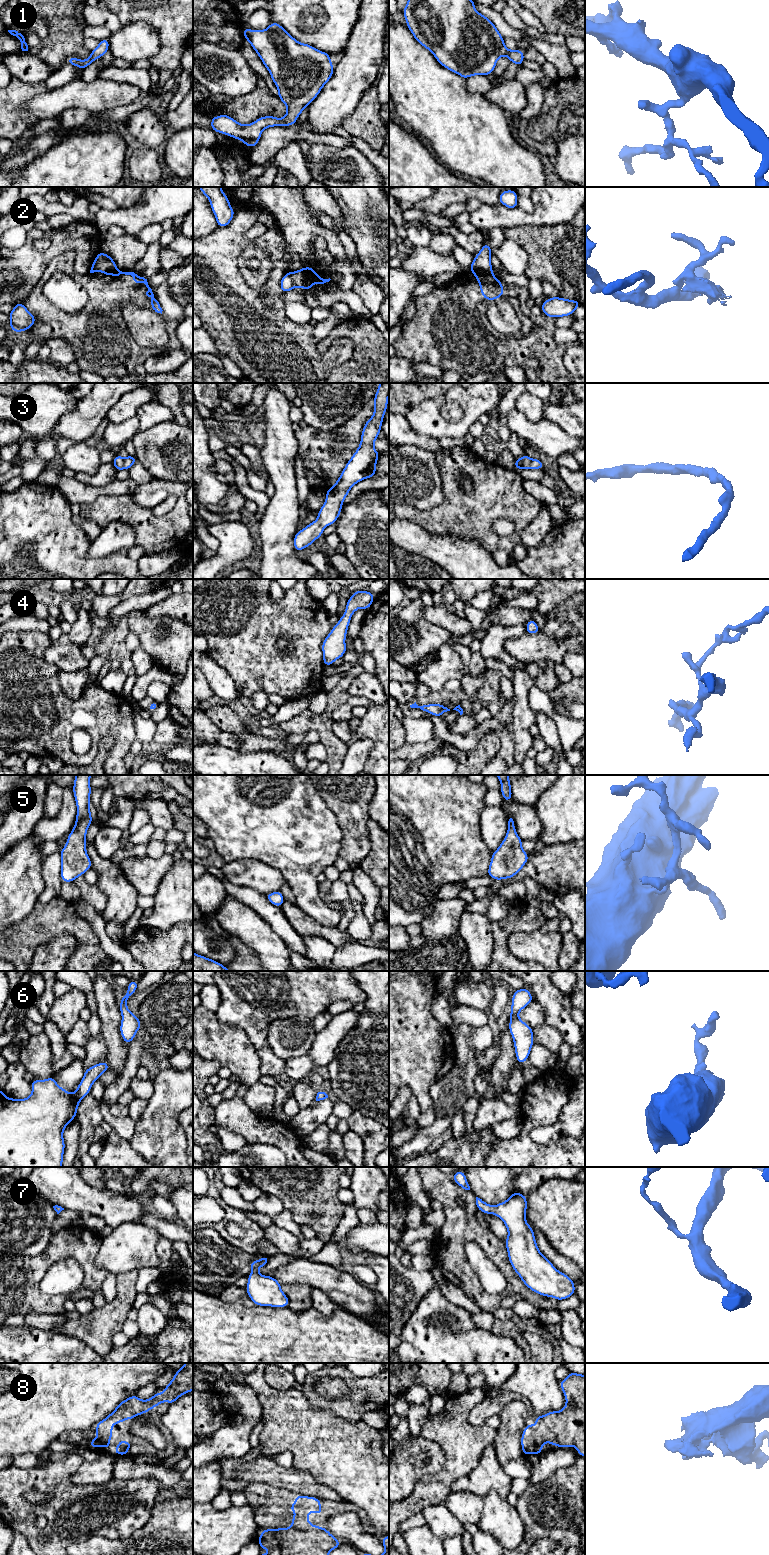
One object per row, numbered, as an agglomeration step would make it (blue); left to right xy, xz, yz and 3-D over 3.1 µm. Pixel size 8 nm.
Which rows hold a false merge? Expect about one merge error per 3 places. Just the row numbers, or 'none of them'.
2

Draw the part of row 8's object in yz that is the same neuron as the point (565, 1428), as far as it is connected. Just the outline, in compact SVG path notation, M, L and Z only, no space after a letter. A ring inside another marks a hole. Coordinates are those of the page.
M569 1372L559 1384L566 1405L561 1411L536 1415L536 1424L525 1425L521 1437L524 1455L540 1455L544 1443L549 1442L558 1448L574 1446L585 1457L585 1375Z

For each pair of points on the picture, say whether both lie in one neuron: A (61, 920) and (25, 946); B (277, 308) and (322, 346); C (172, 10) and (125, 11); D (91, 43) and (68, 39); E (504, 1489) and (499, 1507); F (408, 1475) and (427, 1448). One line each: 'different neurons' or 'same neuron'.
A: same neuron
B: different neurons
C: same neuron
D: different neurons
E: different neurons
F: same neuron

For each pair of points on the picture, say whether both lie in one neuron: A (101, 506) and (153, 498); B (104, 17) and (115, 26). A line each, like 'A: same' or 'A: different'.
A: different
B: same

